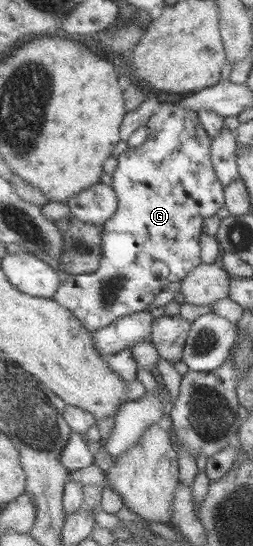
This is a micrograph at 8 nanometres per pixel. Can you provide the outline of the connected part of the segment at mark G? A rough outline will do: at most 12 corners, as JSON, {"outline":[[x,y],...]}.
{"outline":[[197,112],[116,154],[95,272],[51,298],[91,333],[201,263],[224,203]]}

